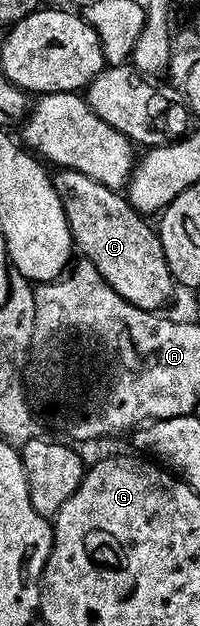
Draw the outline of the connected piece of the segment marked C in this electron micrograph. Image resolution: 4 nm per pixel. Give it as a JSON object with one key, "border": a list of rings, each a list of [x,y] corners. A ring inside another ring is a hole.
{"border":[[[62,168],[57,173],[53,175],[56,196],[60,196],[77,253],[96,264],[100,276],[121,298],[141,310],[161,311],[161,306],[176,291],[176,283],[170,275],[157,229],[151,223],[149,226],[129,197],[119,191],[84,176],[84,172]]]}

